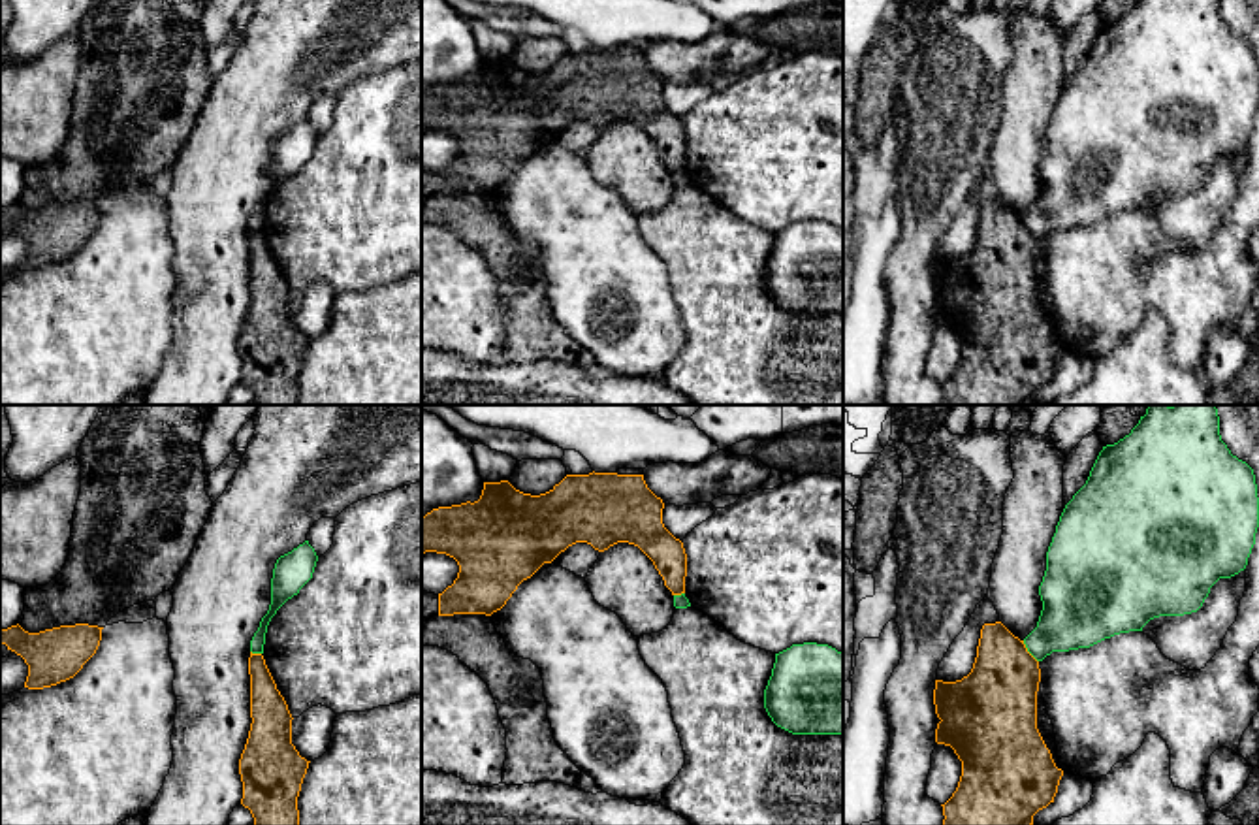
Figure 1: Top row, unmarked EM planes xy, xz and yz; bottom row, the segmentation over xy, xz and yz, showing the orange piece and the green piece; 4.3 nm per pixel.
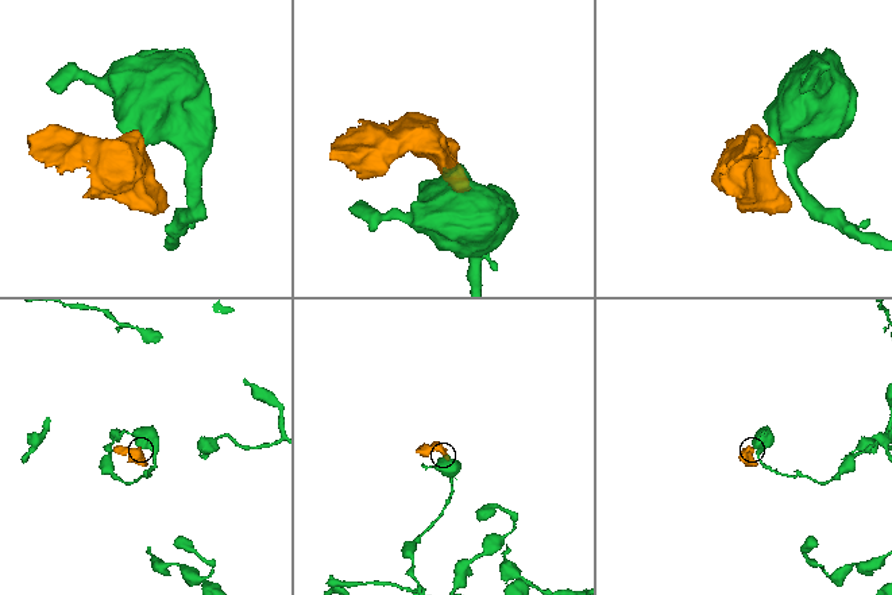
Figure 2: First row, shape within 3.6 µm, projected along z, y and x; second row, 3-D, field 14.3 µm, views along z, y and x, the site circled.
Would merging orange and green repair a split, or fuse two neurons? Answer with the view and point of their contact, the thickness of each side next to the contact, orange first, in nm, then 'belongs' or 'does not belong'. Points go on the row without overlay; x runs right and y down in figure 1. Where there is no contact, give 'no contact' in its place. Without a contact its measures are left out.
yz (1028, 230) | 340/280 nm | does not belong

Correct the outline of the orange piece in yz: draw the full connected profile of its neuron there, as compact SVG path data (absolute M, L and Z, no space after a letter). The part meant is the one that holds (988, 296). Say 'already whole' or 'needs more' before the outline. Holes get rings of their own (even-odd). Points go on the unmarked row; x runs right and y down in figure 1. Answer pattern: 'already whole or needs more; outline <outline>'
already whole; outline M1001 200L984 202L977 235L967 254L956 260L935 258L933 283L941 298L935 320L950 324L962 339L962 354L952 375L943 384L943 405L1031 405L1033 394L1054 380L1063 348L1056 345L1037 307L1037 269L1041 260L1039 239L1024 218Z

